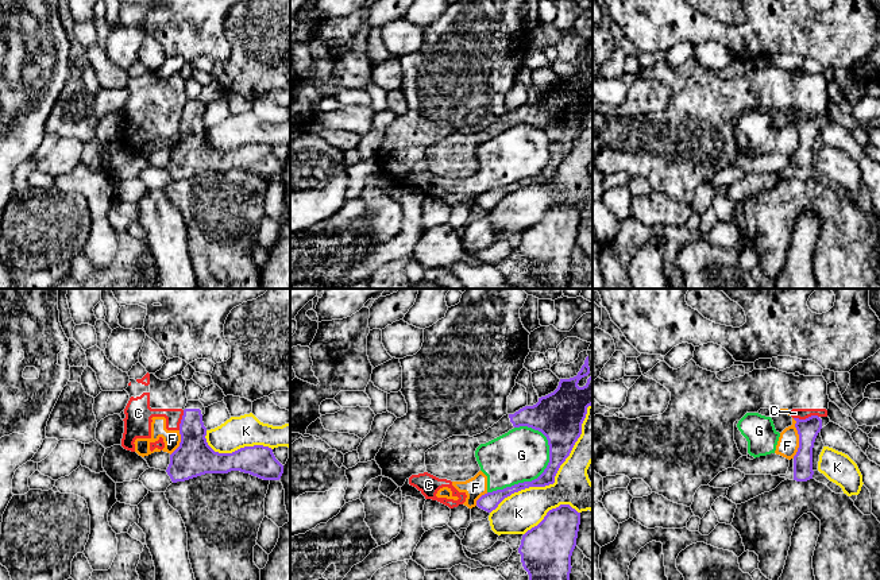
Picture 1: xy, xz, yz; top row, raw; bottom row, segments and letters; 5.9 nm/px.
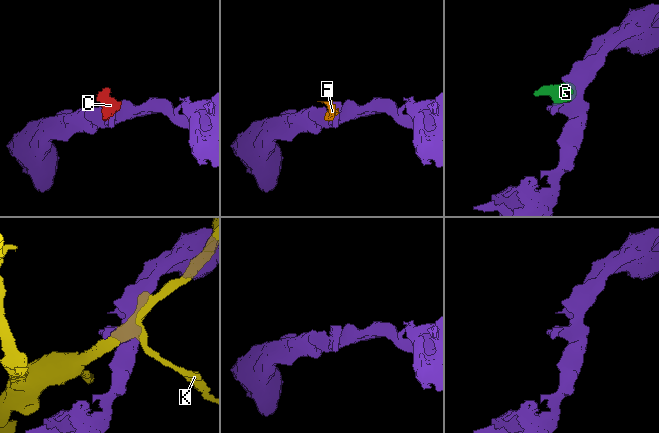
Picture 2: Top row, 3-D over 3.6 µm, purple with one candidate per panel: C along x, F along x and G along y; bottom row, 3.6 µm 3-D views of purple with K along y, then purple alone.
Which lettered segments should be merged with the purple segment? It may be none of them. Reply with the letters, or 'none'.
none

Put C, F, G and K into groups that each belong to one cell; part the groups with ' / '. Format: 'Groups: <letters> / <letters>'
Groups: C F G / K

